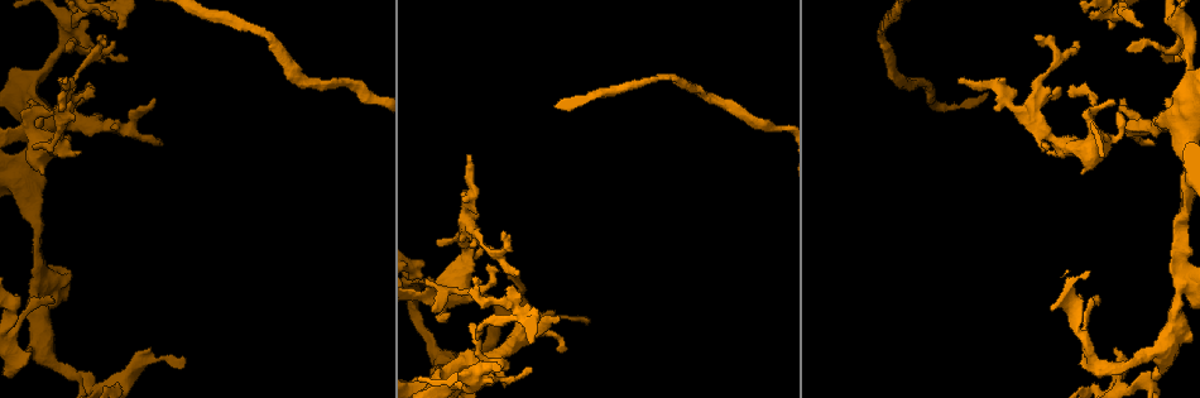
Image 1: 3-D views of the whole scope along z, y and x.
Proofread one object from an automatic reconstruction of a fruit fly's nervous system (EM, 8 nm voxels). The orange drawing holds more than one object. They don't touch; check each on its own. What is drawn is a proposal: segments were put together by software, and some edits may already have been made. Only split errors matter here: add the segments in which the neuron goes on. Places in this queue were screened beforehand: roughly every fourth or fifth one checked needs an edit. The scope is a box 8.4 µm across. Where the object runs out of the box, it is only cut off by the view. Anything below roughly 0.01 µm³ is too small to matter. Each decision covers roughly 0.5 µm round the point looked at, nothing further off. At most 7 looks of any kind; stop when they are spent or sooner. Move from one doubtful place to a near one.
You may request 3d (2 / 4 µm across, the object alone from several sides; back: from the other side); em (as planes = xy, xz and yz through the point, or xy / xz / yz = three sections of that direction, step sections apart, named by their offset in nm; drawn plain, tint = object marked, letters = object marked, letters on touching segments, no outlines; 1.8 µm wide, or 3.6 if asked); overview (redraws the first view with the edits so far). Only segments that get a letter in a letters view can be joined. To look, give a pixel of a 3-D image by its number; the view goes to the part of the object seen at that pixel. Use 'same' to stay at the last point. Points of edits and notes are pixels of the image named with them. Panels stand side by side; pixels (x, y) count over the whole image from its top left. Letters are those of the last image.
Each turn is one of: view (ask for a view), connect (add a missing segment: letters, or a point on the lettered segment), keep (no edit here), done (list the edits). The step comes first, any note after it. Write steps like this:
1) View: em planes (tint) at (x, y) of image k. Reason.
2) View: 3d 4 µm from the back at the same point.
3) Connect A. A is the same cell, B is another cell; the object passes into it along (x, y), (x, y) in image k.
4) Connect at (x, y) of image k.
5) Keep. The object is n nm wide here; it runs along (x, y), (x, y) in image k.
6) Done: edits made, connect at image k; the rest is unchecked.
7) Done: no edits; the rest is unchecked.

View: 3d 2 µm from the back at (1169, 101) of image 1.

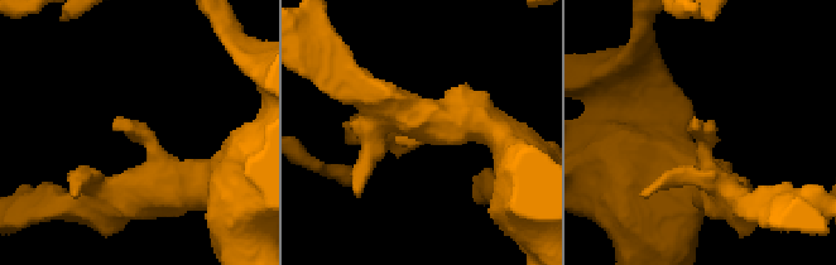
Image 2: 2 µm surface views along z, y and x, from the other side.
View: em planes (letters) at (699, 130) of image 2.

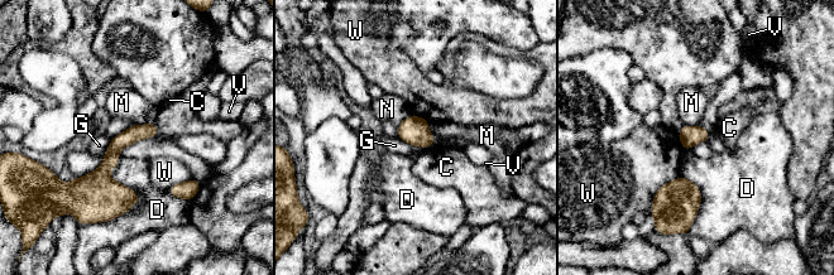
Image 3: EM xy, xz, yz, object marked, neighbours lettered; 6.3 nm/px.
Keep. C, D, G, M, N, V and W are other cells; no lettered segment goes on from it.

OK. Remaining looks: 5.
View: 3d 2 µm at (1099, 298) of image 1. An open end.

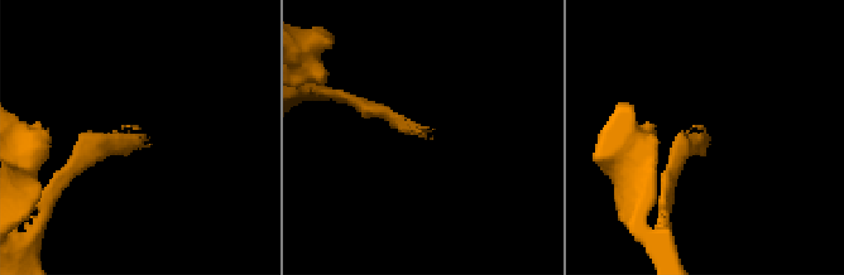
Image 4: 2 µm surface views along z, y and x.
View: em yz step 16 (letters) at (707, 142) of image 4.

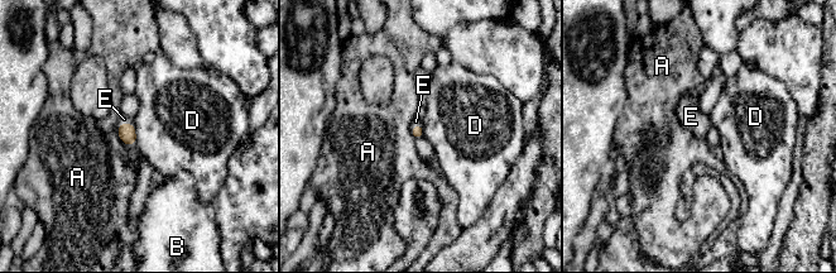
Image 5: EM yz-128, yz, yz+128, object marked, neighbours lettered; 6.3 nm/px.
View: em planes (letters) at the same point.

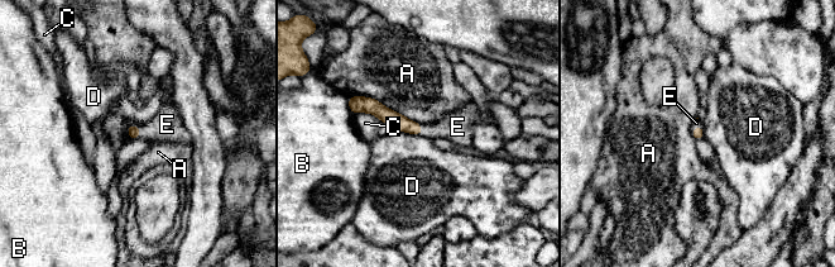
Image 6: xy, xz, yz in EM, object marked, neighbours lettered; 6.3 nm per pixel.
Connect E. E is the same cell, A, B, C and D are other cells; it goes on there.

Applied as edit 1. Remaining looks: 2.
View: em planes (plain) at (67, 80) of image 1. An open end.

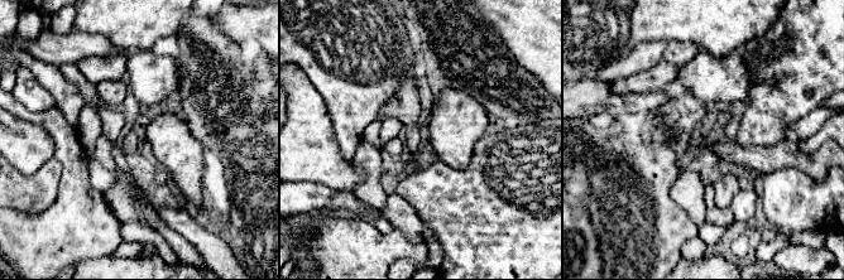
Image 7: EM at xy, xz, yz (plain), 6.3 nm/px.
View: em planes (letters) at the same point.

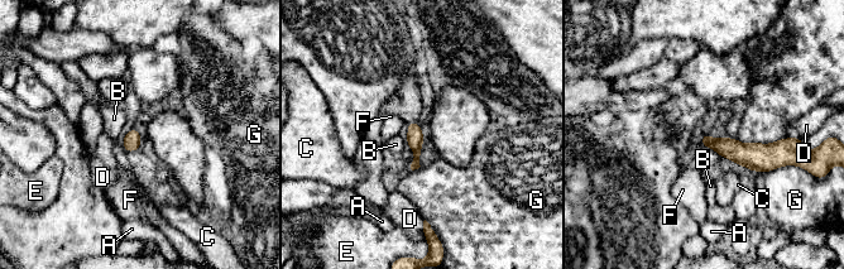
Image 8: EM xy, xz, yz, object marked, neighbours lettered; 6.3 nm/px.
Keep. The object is 110 nm wide here; A, B, C, D, E, F and G are other cells; a border runs along (121, 145), (125, 152) in image 8; no lettered segment goes on from it.

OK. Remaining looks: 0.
Done: edits made, connect at image 6; the rest is unchecked.

